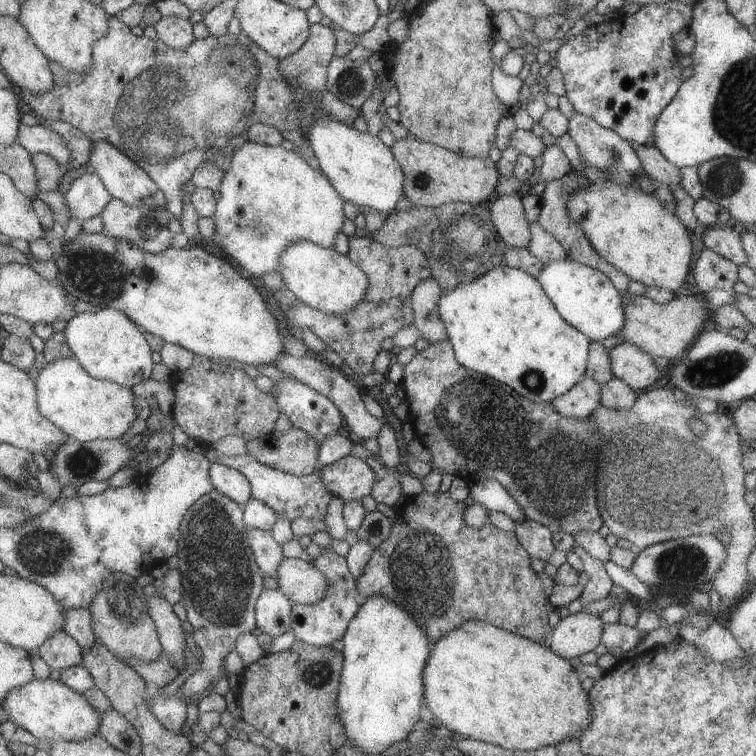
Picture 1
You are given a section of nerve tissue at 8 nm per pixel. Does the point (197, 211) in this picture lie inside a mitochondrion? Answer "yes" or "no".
no

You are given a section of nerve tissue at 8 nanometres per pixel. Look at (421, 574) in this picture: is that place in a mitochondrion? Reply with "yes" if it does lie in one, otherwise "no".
yes

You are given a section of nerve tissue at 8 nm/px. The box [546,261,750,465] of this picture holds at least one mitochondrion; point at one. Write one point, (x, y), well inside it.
(719, 367)

